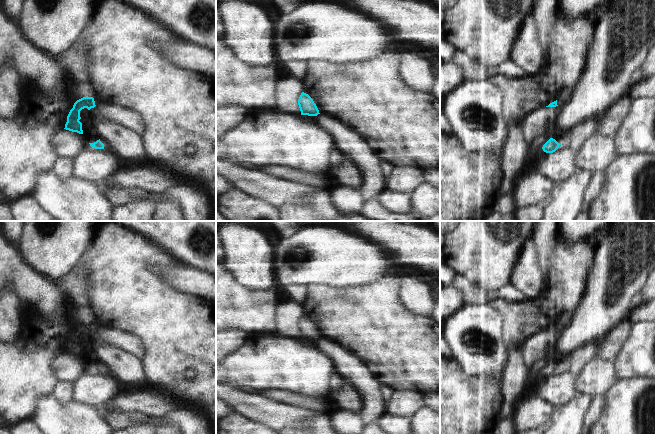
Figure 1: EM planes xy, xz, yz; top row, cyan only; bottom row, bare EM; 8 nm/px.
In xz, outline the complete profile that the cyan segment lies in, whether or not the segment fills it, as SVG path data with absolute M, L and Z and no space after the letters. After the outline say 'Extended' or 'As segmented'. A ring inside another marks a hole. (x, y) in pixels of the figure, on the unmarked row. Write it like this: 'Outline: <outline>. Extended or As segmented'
Outline: M304 316L301 317L298 323L298 329L301 335L301 339L317 340L320 338L313 323Z. As segmented

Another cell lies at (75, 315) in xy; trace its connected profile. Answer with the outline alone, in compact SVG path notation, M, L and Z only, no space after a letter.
M67 307L66 314L68 316L68 322L74 326L83 321L93 321L93 310L89 307Z

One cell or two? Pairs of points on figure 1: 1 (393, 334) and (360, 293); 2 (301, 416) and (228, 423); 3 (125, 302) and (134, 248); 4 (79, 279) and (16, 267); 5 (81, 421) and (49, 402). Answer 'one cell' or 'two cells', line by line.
1: one cell
2: two cells
3: one cell
4: one cell
5: one cell

